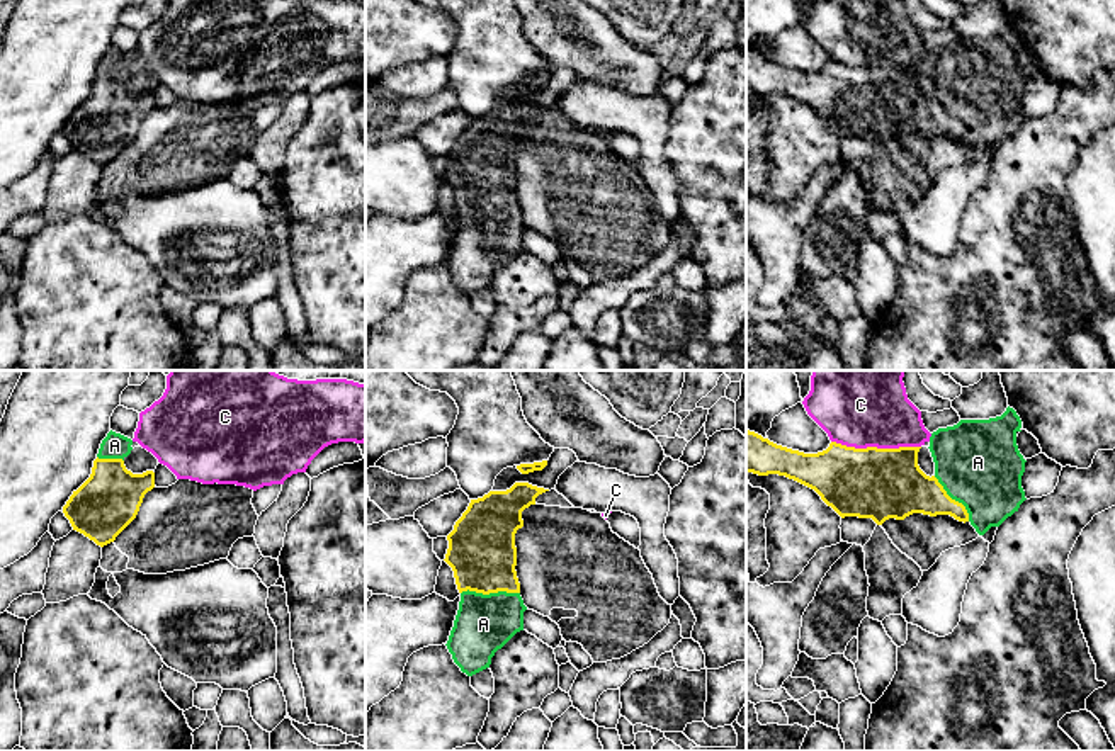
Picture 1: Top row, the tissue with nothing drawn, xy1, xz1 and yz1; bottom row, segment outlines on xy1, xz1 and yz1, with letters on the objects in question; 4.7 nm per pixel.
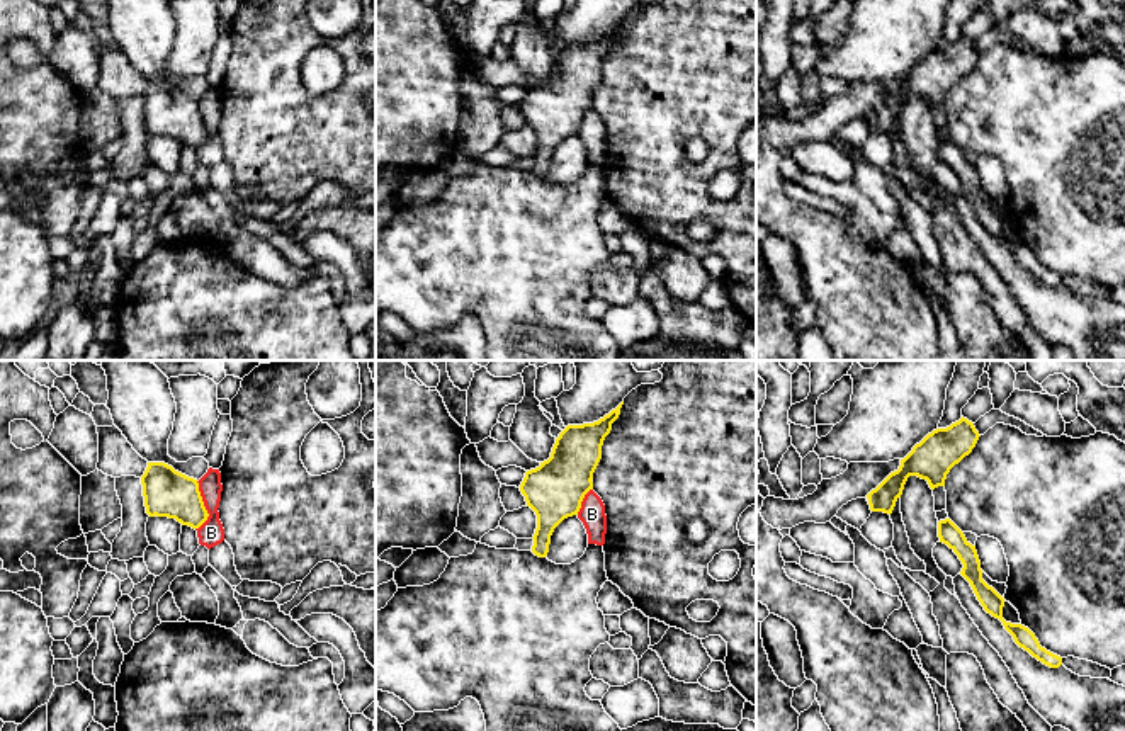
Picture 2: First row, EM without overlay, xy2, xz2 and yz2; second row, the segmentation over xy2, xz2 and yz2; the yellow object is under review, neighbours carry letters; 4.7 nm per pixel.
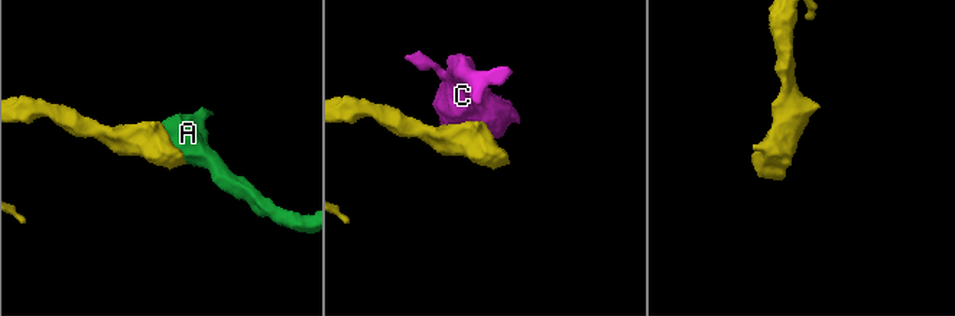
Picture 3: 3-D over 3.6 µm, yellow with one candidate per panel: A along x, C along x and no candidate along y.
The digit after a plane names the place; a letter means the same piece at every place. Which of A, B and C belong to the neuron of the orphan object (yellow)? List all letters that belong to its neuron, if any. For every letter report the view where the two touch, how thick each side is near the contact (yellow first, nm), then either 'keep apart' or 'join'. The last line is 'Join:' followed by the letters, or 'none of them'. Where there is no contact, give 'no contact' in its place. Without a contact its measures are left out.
A: contact in xz1; calibres 320 and 280 nm; join
B: contact in xy2; calibres 220 and 120 nm; keep apart
C: contact in yz1; calibres 340 and 440 nm; keep apart
Join: A

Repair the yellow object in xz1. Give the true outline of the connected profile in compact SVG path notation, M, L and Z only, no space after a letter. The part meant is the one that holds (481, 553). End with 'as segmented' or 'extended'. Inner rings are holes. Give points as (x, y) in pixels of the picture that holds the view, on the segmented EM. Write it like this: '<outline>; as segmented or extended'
M529 483L490 491L471 500L447 535L444 561L454 571L461 601L445 646L467 676L490 668L495 652L524 630L515 534L524 527L522 511L546 491Z; extended

